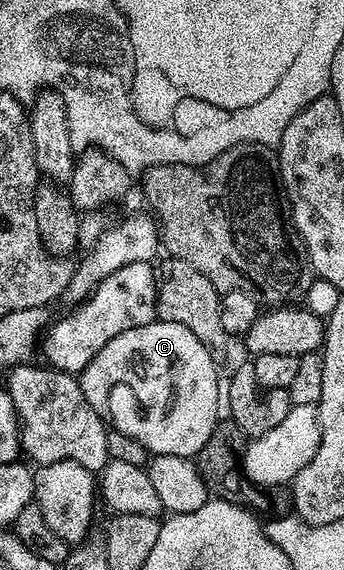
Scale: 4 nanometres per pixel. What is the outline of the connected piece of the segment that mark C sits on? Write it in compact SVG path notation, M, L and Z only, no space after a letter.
M156 320L141 328L129 328L129 332L121 332L121 336L113 336L113 340L89 360L78 380L85 400L89 400L93 412L97 412L110 429L128 434L152 455L191 458L198 455L205 440L217 430L215 417L219 414L219 406L221 410L221 382L219 386L215 362L205 344L201 344L189 328L176 322Z

